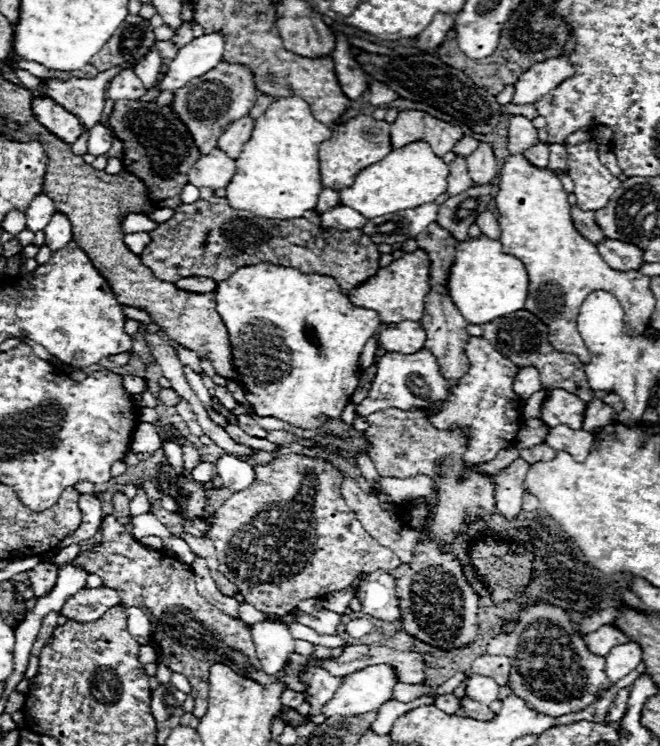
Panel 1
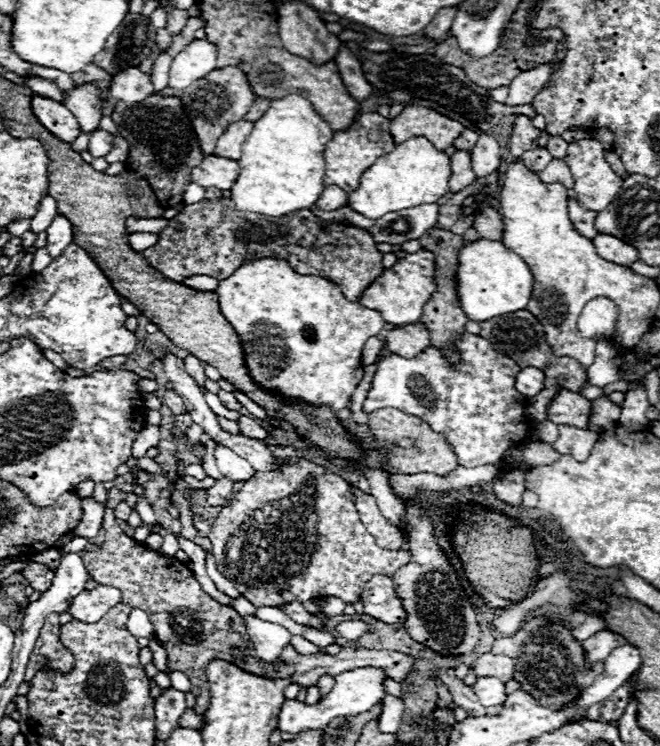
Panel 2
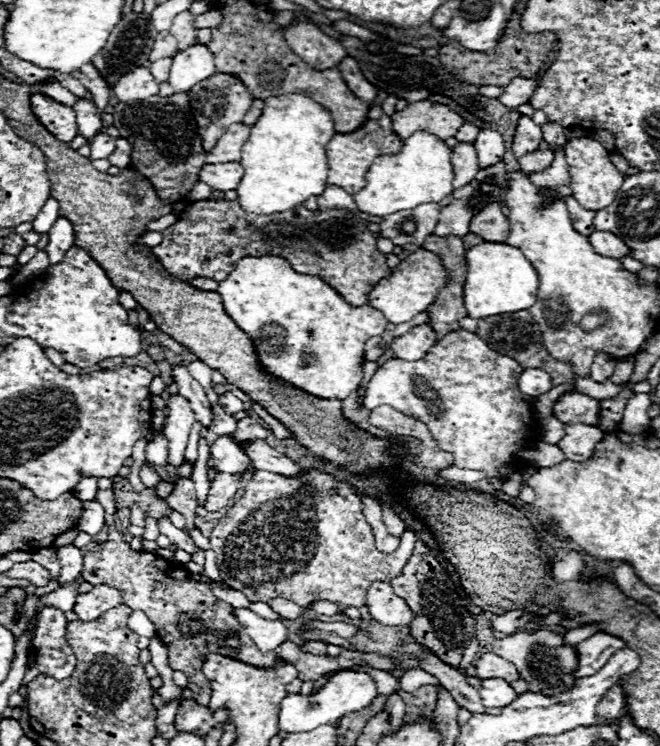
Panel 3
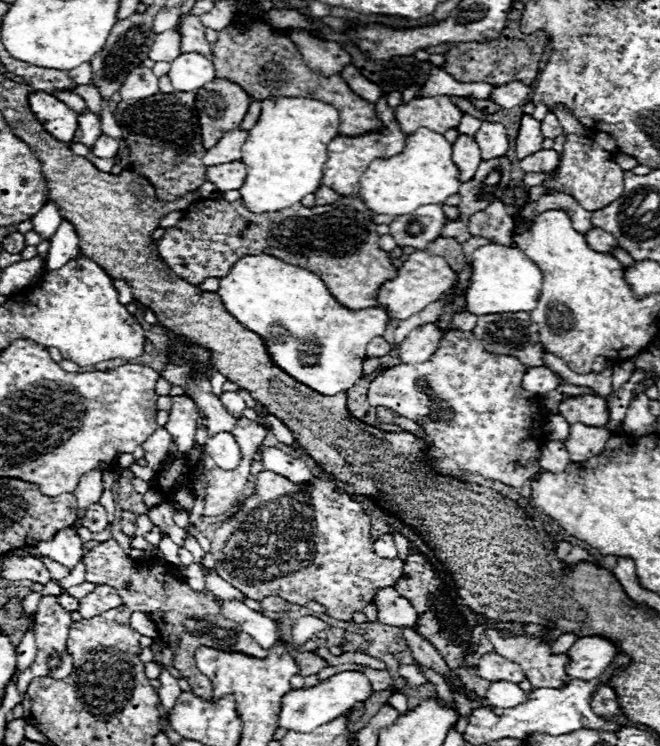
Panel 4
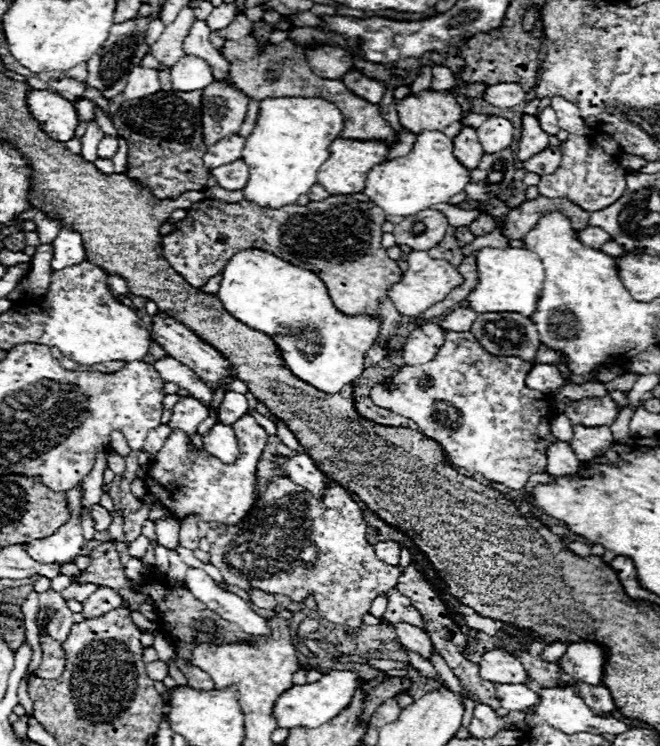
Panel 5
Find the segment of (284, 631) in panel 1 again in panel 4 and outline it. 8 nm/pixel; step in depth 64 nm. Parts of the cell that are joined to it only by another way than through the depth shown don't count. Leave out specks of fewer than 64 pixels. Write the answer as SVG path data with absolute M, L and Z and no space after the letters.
M222 602L222 614L238 622L242 630L250 634L264 650L272 648L282 638L282 628L276 620L250 610L244 602Z

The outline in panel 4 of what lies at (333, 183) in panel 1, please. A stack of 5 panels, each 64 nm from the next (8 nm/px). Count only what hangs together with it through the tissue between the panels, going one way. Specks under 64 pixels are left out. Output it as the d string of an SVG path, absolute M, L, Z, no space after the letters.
M382 96L376 102L376 114L378 114L378 120L382 122L384 130L374 130L374 132L368 132L368 134L362 134L362 136L336 136L328 144L328 162L326 162L324 178L322 178L324 186L336 190L338 194L354 196L354 194L358 194L358 190L360 190L360 178L368 170L368 166L370 166L372 160L396 156L396 154L402 152L406 136L398 128L394 112L386 104L386 96Z

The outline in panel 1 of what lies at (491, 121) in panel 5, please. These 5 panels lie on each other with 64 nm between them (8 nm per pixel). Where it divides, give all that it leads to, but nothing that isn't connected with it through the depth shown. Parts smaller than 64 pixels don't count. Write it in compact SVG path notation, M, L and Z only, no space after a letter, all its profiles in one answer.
M480 144L472 156L468 156L468 174L470 178L474 180L476 186L484 186L484 184L490 184L494 178L496 178L496 158L494 158L494 152L492 152L492 146L490 144Z

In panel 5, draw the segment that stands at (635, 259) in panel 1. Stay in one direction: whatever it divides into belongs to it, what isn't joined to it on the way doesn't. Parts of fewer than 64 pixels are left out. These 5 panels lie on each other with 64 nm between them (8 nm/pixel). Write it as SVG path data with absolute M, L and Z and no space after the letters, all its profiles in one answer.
M588 226L586 230L580 230L578 232L578 238L586 244L586 246L590 246L590 248L602 248L602 244L606 244L608 240L610 240L610 236L602 230L602 228L594 228L594 226Z

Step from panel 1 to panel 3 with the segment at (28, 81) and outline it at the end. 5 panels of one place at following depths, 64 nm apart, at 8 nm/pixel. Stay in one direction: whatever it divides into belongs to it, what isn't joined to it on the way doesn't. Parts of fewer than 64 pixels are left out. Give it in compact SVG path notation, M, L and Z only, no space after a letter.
M44 82L44 84L38 84L38 90L44 94L44 96L50 96L52 100L58 100L60 104L66 104L66 106L72 106L76 96L72 92L68 92L66 88L62 88L58 82Z

